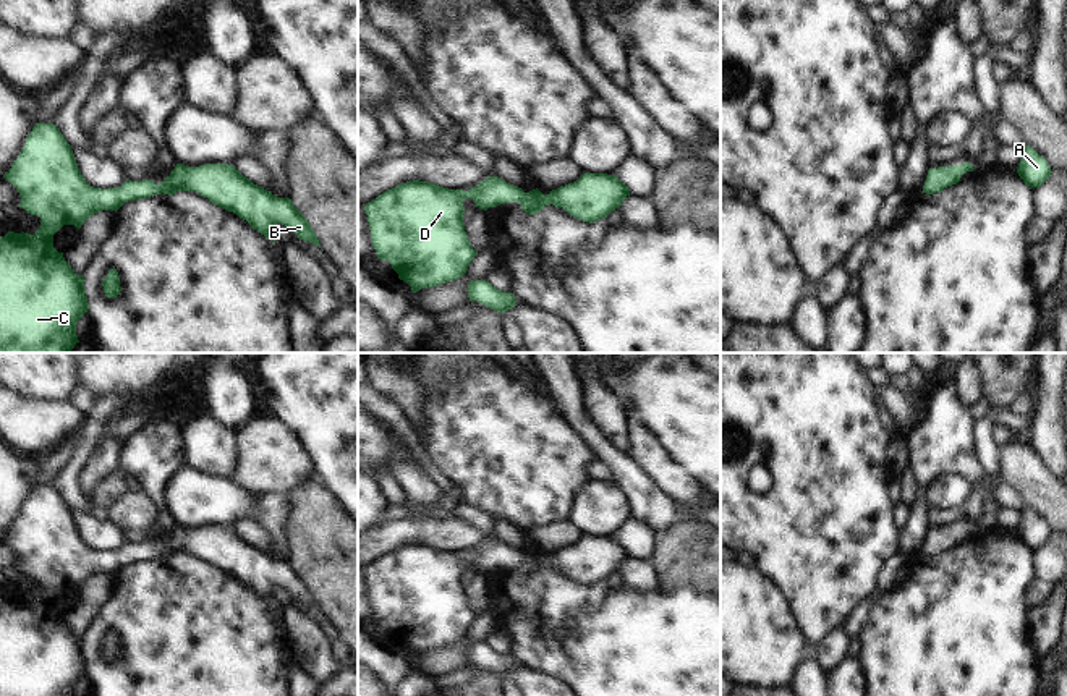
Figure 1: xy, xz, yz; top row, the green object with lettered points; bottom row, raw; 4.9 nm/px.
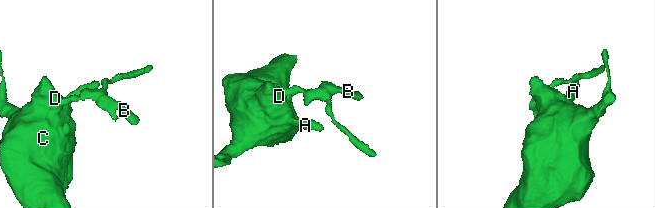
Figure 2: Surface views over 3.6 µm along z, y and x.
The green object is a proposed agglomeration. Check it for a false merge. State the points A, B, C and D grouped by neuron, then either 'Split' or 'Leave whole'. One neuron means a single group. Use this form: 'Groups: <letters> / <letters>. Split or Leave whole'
Groups: A B C D. Leave whole

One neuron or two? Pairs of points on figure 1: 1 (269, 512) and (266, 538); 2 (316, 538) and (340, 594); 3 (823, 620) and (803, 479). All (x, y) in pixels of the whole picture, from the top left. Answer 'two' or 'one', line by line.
1: two
2: one
3: one

